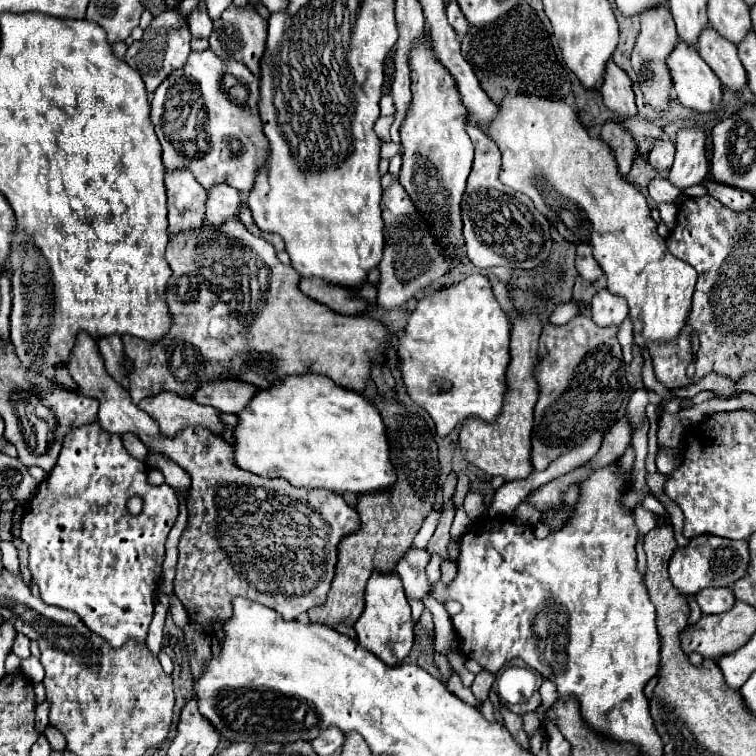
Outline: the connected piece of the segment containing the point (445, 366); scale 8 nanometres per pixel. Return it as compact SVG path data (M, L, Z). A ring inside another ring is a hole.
M473 274L453 284L441 292L427 294L419 300L413 310L405 332L399 338L399 358L401 376L407 386L409 396L423 406L435 422L439 436L449 436L465 418L481 418L485 422L495 422L501 414L507 380L505 372L511 362L511 320L507 312L499 306L491 282L483 274Z

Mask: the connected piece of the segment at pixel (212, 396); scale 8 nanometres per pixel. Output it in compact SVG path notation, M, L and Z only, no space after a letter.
M215 380L203 382L197 390L197 402L213 406L219 412L239 412L249 406L251 398L257 394L257 388L241 380Z

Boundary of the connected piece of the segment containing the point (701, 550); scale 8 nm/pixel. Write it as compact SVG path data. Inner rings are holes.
M699 534L699 538L691 538L687 546L677 548L673 552L669 562L669 576L673 586L679 592L693 596L699 590L709 586L733 586L733 582L743 578L743 574L747 572L747 566L749 566L747 542L715 538L713 534Z

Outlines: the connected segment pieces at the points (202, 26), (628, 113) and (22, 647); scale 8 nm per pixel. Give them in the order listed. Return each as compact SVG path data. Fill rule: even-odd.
M193 10L191 12L191 22L189 22L189 30L193 38L209 38L211 36L211 20L207 16L205 10Z
M613 60L607 64L601 94L603 94L605 106L611 112L615 112L619 116L619 120L637 116L637 106L635 106L635 94L631 90L631 80Z
M17 634L15 642L13 642L13 654L17 654L19 658L27 658L29 652L29 638L25 634Z

